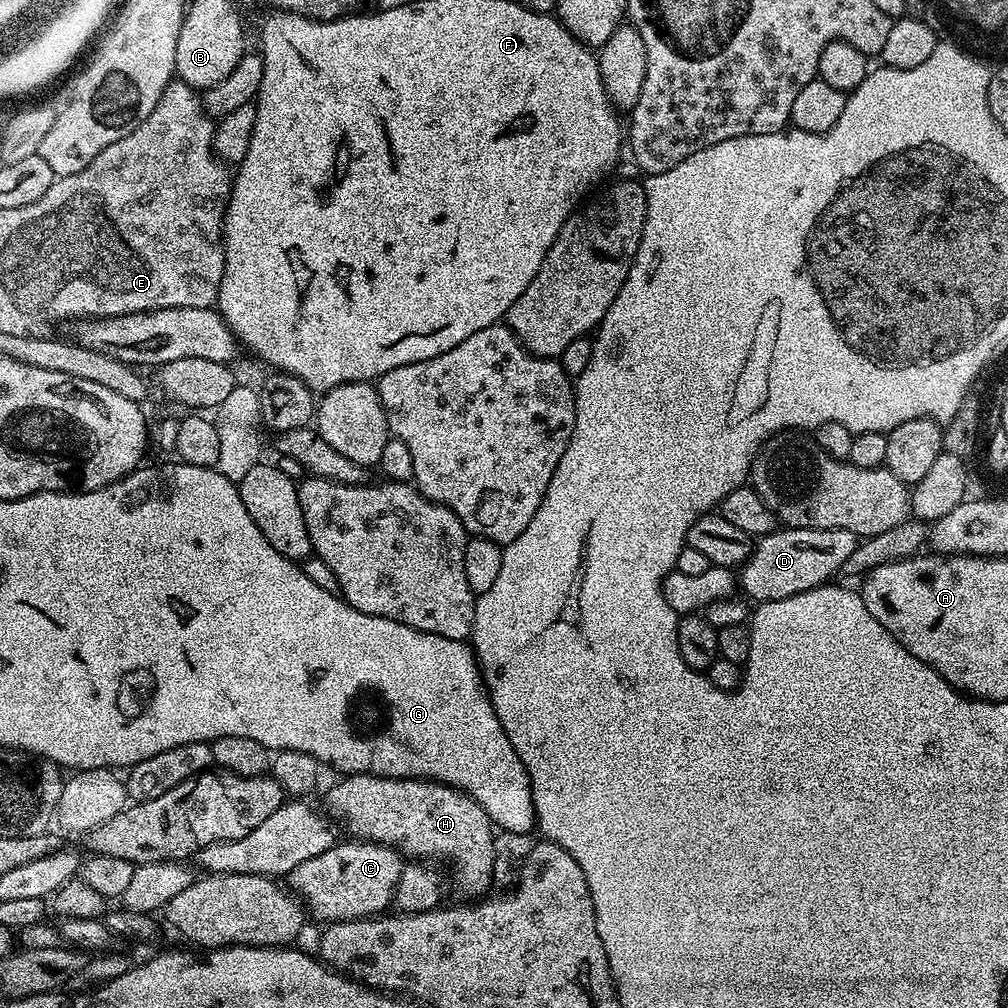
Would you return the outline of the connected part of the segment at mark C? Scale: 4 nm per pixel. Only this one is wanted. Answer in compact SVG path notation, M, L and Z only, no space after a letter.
M355 838L345 839L332 845L330 850L318 854L314 858L306 858L302 866L294 866L286 880L291 891L302 901L305 909L312 912L323 922L335 922L337 920L366 920L379 916L385 911L384 908L393 903L396 887L400 876L404 872L405 861L395 848L387 844L373 844L371 840L358 840Z

